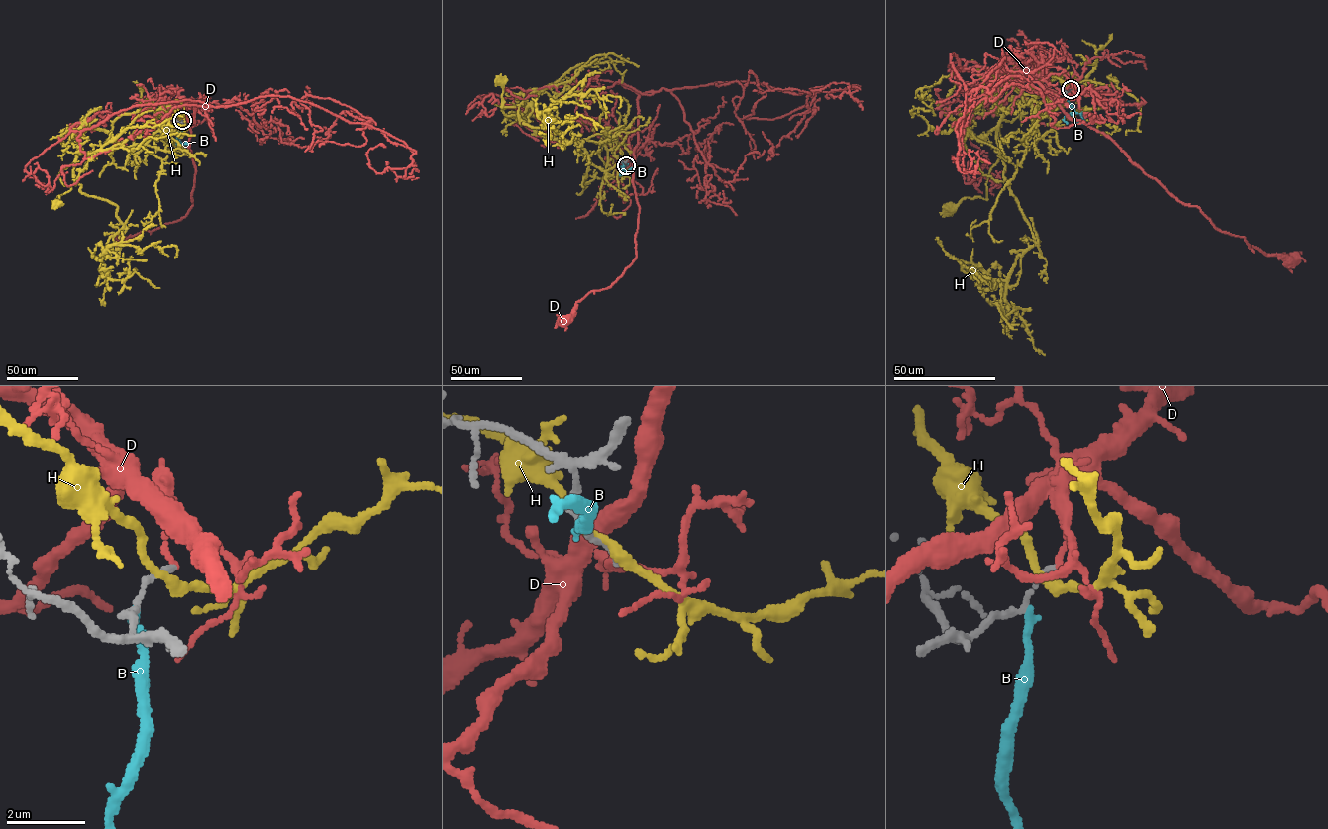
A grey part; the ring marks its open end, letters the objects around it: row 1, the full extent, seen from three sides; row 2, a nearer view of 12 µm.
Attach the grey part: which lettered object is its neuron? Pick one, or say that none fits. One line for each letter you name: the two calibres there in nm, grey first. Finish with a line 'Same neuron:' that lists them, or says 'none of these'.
D: calibres 140 and 120 nm
Same neuron: D

